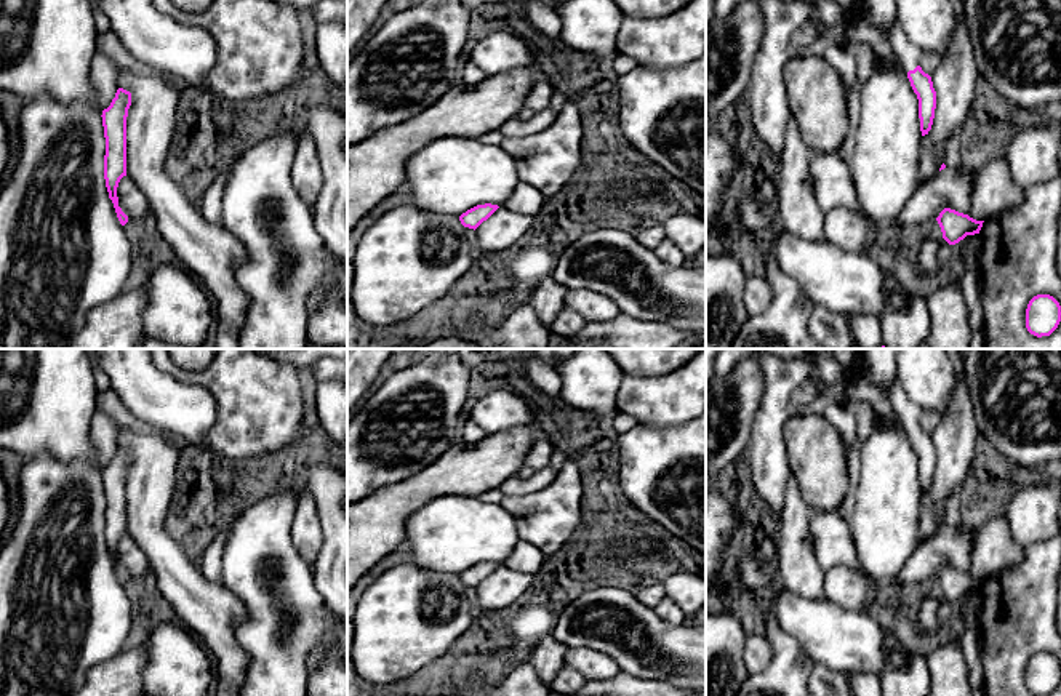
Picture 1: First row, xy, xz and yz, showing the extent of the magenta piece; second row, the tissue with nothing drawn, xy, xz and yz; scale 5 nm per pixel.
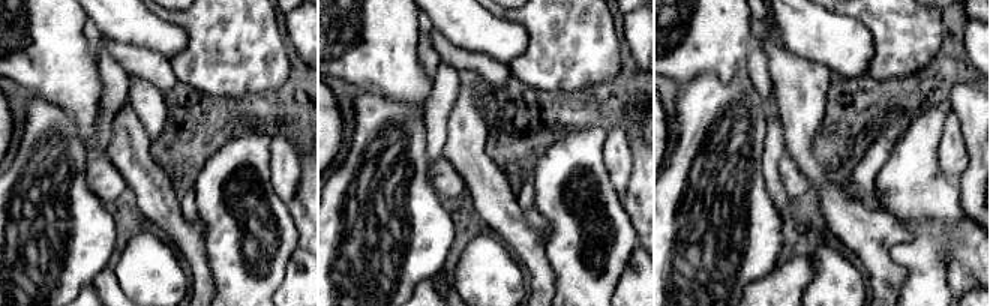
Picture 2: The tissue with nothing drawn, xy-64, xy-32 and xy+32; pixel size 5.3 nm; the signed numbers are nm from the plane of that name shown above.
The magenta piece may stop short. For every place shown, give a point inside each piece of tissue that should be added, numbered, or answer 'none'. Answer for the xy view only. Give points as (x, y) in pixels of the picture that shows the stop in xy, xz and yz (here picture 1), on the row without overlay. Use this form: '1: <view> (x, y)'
none

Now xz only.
none

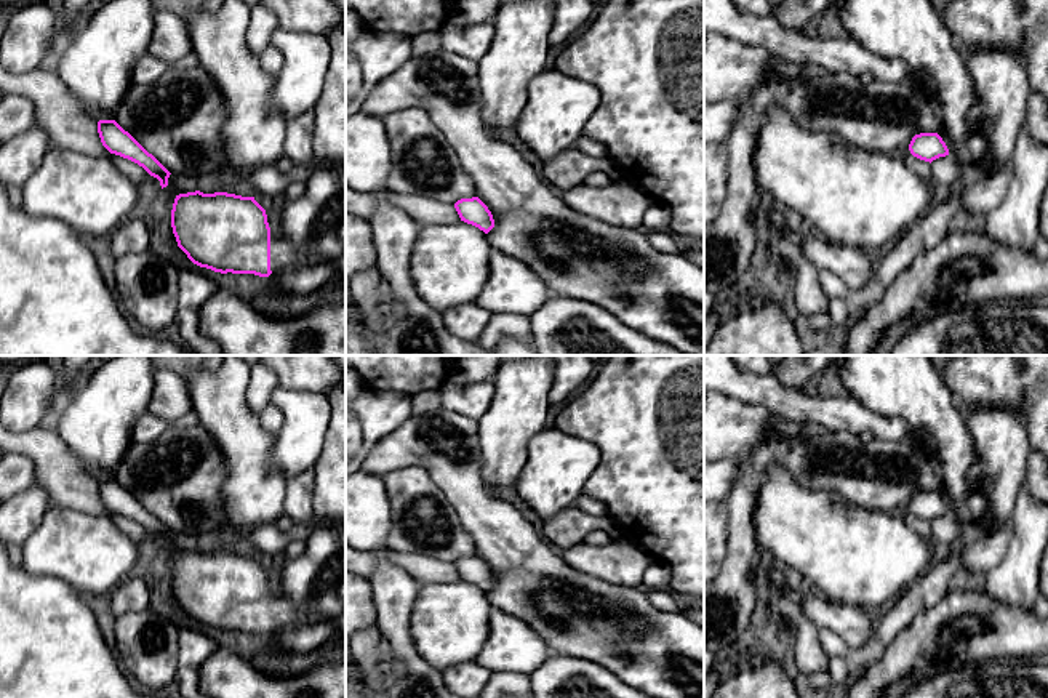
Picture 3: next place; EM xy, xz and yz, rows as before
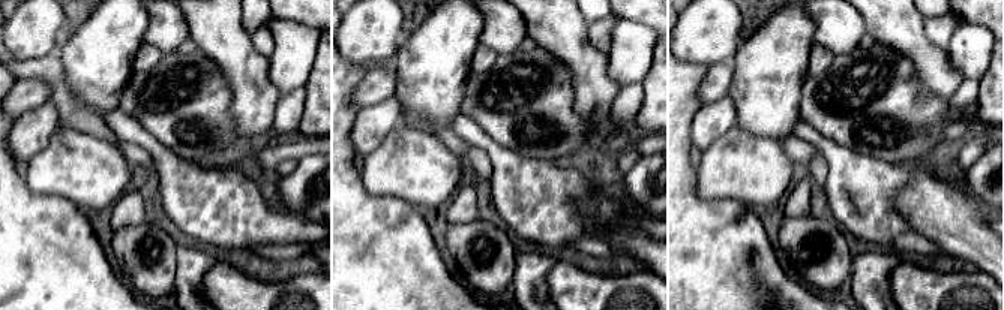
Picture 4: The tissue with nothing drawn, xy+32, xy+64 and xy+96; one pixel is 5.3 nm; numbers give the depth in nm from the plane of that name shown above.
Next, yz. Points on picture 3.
none

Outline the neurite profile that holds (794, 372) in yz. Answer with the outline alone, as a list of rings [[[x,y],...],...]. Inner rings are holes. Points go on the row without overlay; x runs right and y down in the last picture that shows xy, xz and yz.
[[[787,355],[773,365],[773,375],[790,391],[803,391],[810,378],[822,371],[832,360],[842,355]]]

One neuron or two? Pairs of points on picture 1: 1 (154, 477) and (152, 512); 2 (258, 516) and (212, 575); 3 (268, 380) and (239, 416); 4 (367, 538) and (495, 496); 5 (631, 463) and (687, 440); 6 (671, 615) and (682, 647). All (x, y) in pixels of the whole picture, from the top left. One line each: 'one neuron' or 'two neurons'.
1: one neuron
2: two neurons
3: one neuron
4: two neurons
5: one neuron
6: two neurons

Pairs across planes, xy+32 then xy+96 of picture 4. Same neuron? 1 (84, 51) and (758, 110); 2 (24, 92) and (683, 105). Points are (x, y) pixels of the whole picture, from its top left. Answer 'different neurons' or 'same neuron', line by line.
1: same neuron
2: different neurons

